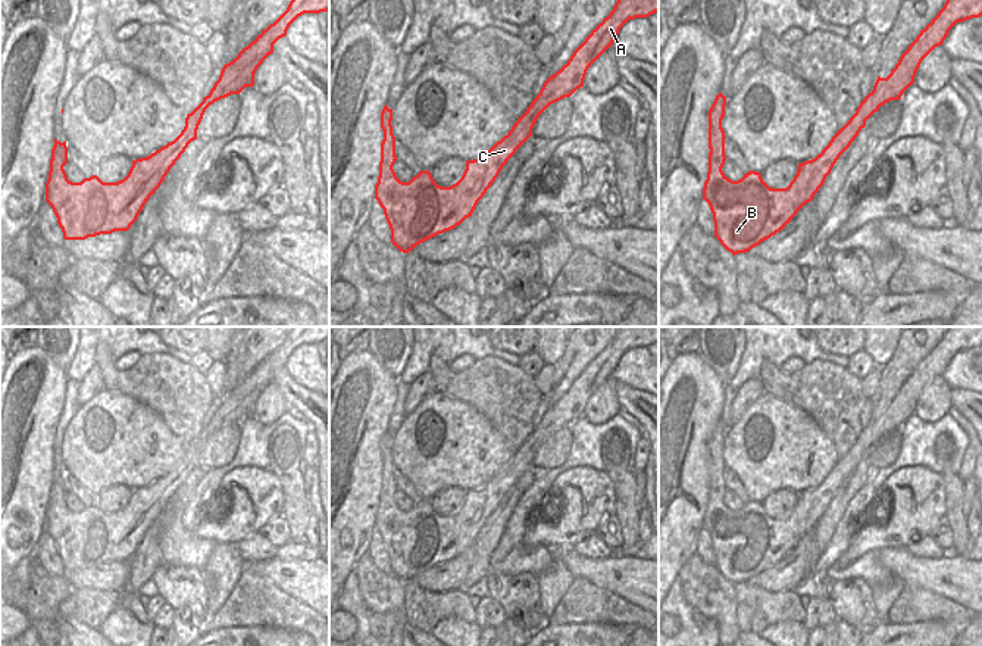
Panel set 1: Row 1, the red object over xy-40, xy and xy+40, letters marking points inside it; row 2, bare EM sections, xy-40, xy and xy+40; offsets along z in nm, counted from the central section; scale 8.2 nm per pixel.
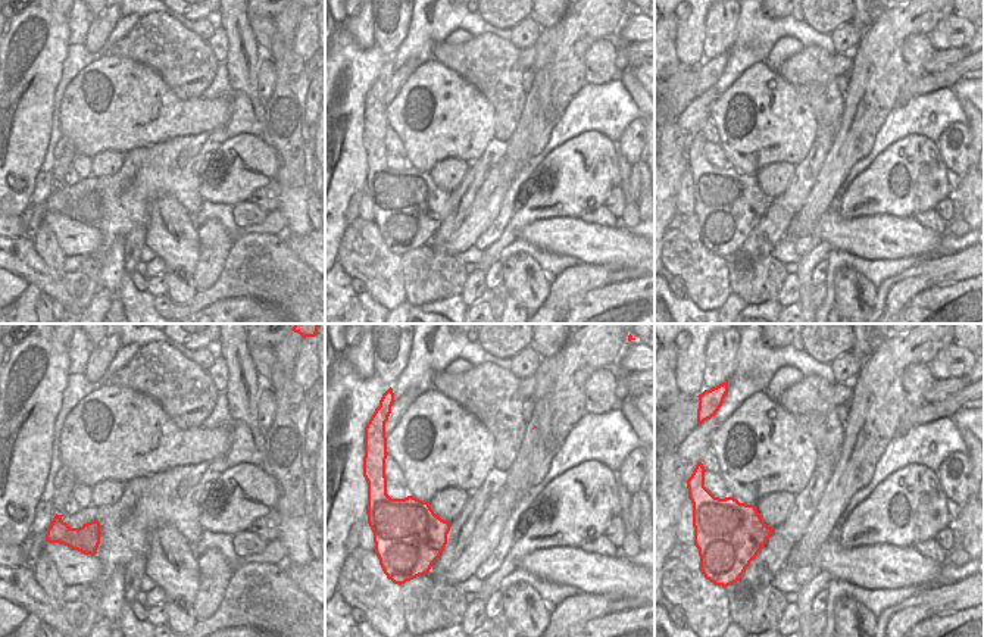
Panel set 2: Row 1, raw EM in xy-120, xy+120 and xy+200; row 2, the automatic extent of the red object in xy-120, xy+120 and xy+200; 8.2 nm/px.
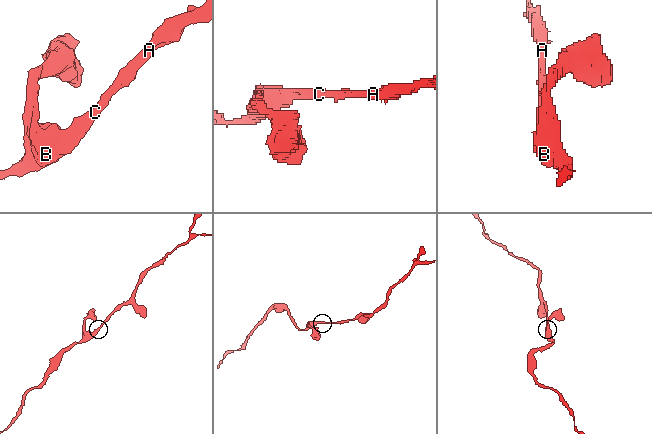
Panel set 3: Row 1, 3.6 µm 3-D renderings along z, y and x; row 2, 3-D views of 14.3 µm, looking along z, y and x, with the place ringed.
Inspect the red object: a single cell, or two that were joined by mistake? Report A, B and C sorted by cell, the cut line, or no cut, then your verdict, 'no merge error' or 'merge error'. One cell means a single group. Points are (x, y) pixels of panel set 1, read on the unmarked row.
A B C | no cut | no merge error

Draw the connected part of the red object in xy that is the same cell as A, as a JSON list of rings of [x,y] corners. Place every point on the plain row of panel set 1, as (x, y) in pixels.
[[[619,327],[613,340],[585,371],[573,381],[566,394],[548,406],[540,424],[515,452],[507,465],[497,471],[481,489],[466,490],[462,508],[450,515],[438,515],[429,500],[420,500],[409,512],[397,508],[393,496],[395,466],[393,464],[393,439],[385,433],[381,441],[379,506],[375,528],[384,539],[391,559],[391,572],[409,583],[417,574],[450,561],[472,546],[478,531],[498,506],[507,490],[532,465],[540,444],[553,433],[570,427],[584,416],[588,397],[616,369],[620,358],[635,347],[648,347],[659,341],[659,327]]]

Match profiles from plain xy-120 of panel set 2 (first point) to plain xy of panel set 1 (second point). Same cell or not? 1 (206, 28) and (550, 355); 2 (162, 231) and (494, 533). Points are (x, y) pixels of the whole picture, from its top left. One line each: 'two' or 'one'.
1: two
2: two

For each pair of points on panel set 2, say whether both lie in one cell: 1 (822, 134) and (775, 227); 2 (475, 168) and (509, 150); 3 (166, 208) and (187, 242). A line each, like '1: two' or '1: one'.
1: one
2: two
3: one

